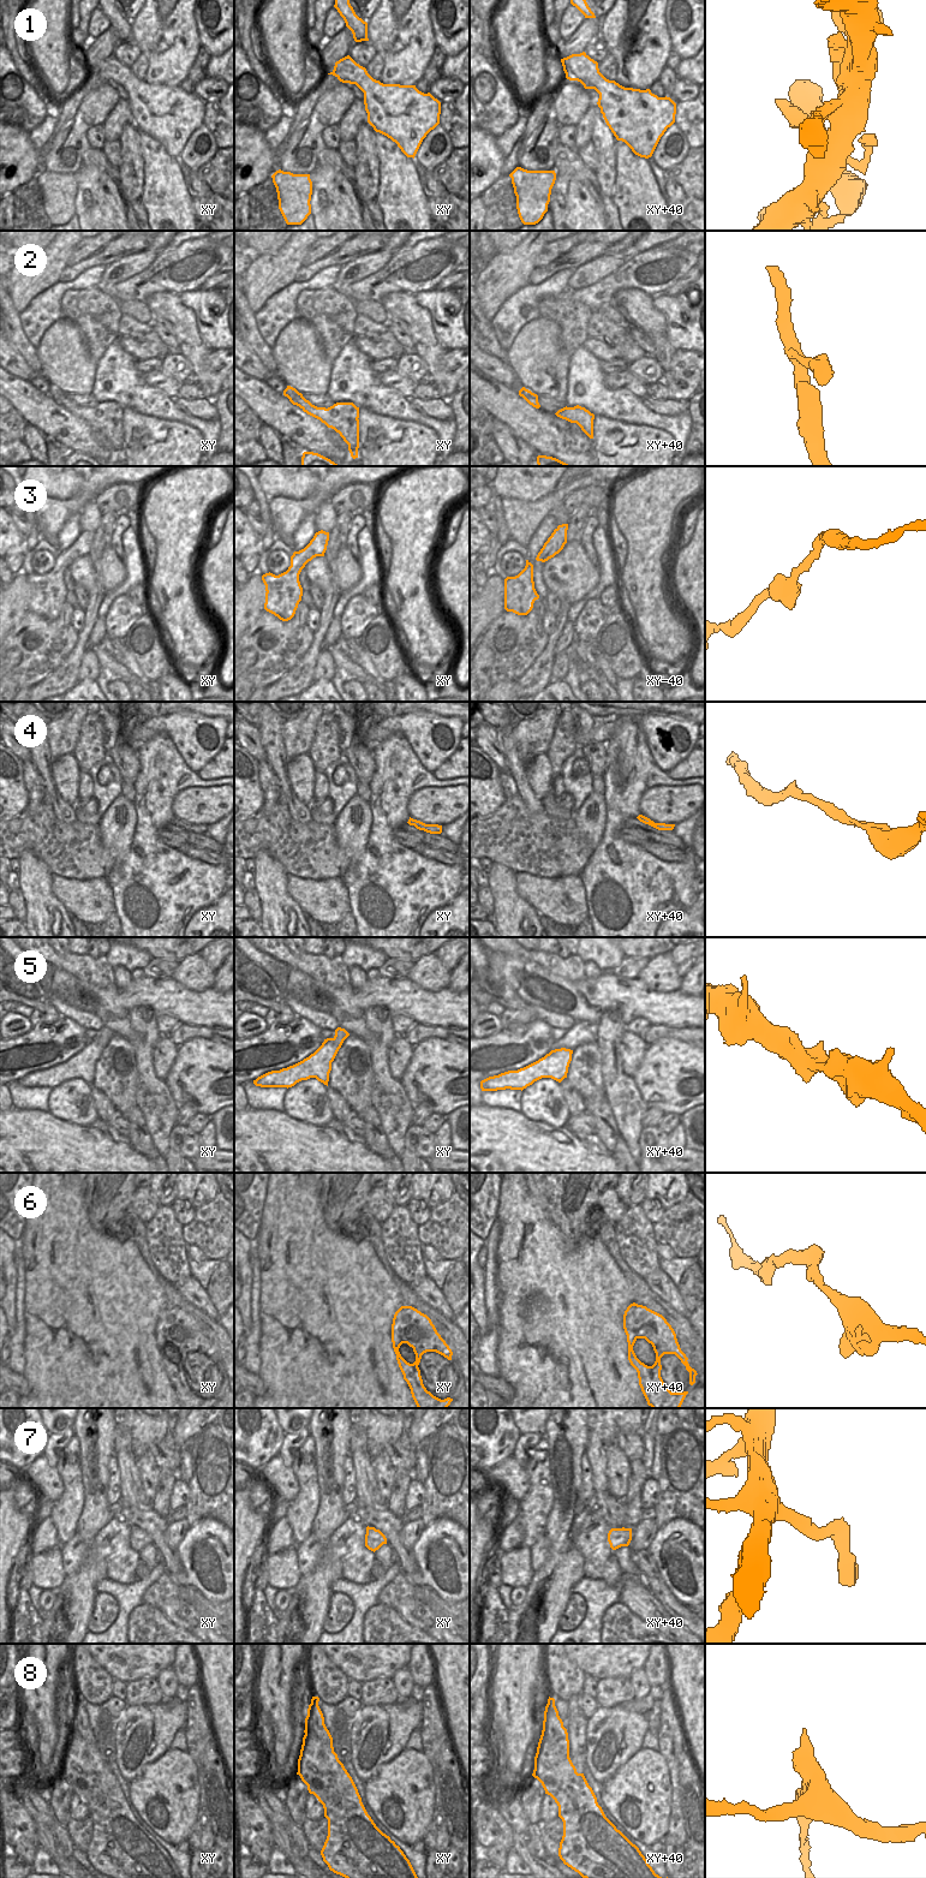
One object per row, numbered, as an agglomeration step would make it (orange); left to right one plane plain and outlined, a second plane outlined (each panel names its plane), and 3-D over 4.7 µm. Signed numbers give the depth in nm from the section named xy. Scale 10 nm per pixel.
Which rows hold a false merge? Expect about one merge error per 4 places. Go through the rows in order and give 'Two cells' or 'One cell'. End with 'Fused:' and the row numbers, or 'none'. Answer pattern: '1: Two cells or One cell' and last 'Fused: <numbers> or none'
1: One cell
2: One cell
3: One cell
4: One cell
5: One cell
6: One cell
7: One cell
8: Two cells
Fused: 8

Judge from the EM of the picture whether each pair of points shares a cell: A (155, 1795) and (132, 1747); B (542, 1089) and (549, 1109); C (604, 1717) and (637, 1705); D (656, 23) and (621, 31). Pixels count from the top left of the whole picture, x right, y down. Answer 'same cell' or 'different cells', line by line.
A: different cells
B: same cell
C: different cells
D: same cell

